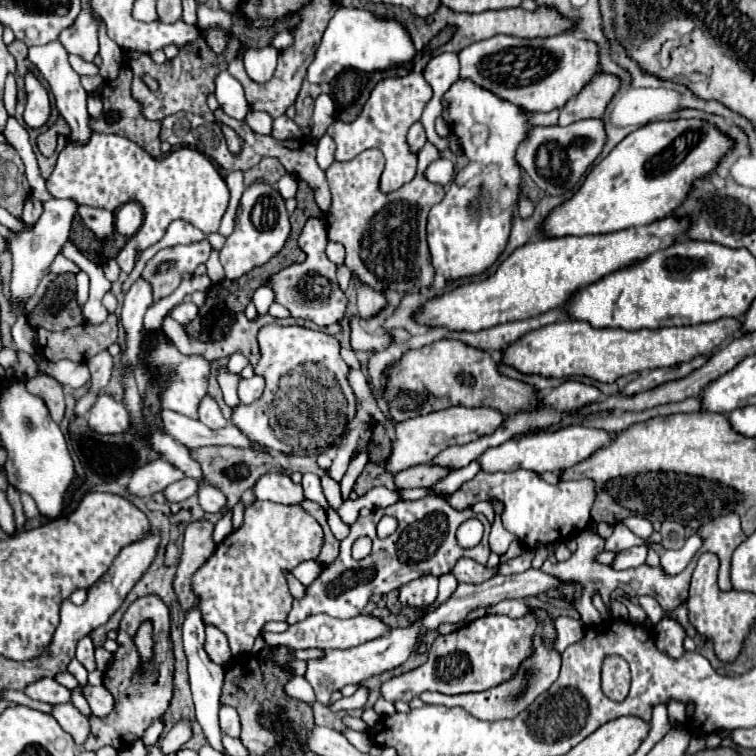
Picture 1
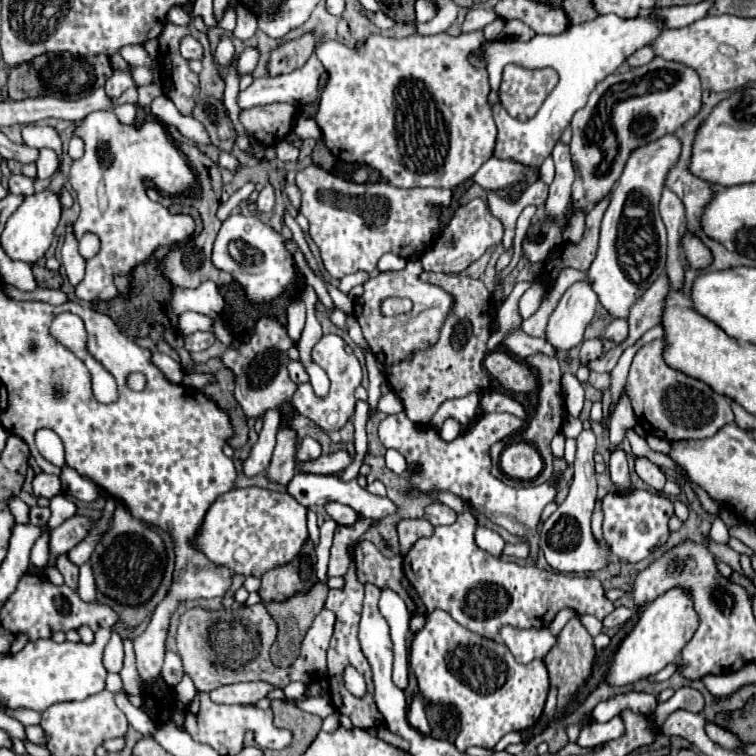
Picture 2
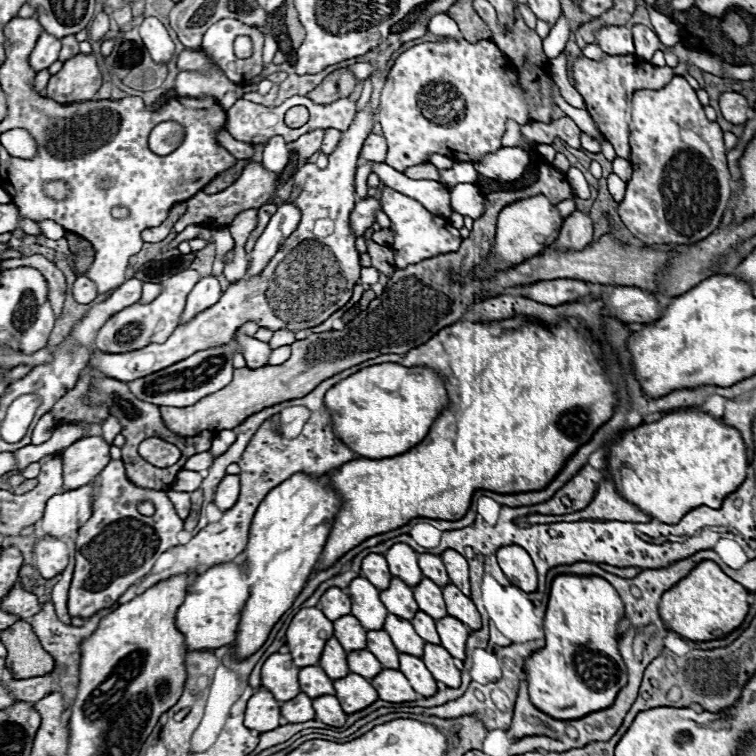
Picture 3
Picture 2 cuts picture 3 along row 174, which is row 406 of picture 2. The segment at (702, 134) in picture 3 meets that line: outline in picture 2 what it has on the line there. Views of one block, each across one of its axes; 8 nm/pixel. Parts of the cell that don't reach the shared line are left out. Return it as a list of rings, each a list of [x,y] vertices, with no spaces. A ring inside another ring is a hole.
[[[664,340],[644,344],[634,356],[626,384],[626,396],[630,398],[638,424],[646,434],[658,436],[666,442],[708,438],[714,436],[722,426],[734,422],[734,414],[726,396],[720,396],[708,384],[670,368],[662,360],[662,352]]]

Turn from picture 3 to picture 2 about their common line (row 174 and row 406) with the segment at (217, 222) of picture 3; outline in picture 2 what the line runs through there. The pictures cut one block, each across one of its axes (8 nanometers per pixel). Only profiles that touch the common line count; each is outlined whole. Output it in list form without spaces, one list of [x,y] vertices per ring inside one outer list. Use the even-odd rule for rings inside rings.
[[[260,318],[248,342],[240,344],[238,348],[228,348],[220,356],[222,364],[234,374],[234,398],[242,406],[246,418],[264,416],[268,410],[278,408],[282,402],[290,400],[296,392],[296,384],[286,374],[286,364],[290,360],[286,350],[292,346],[296,344],[288,338],[286,328],[276,318]]]

